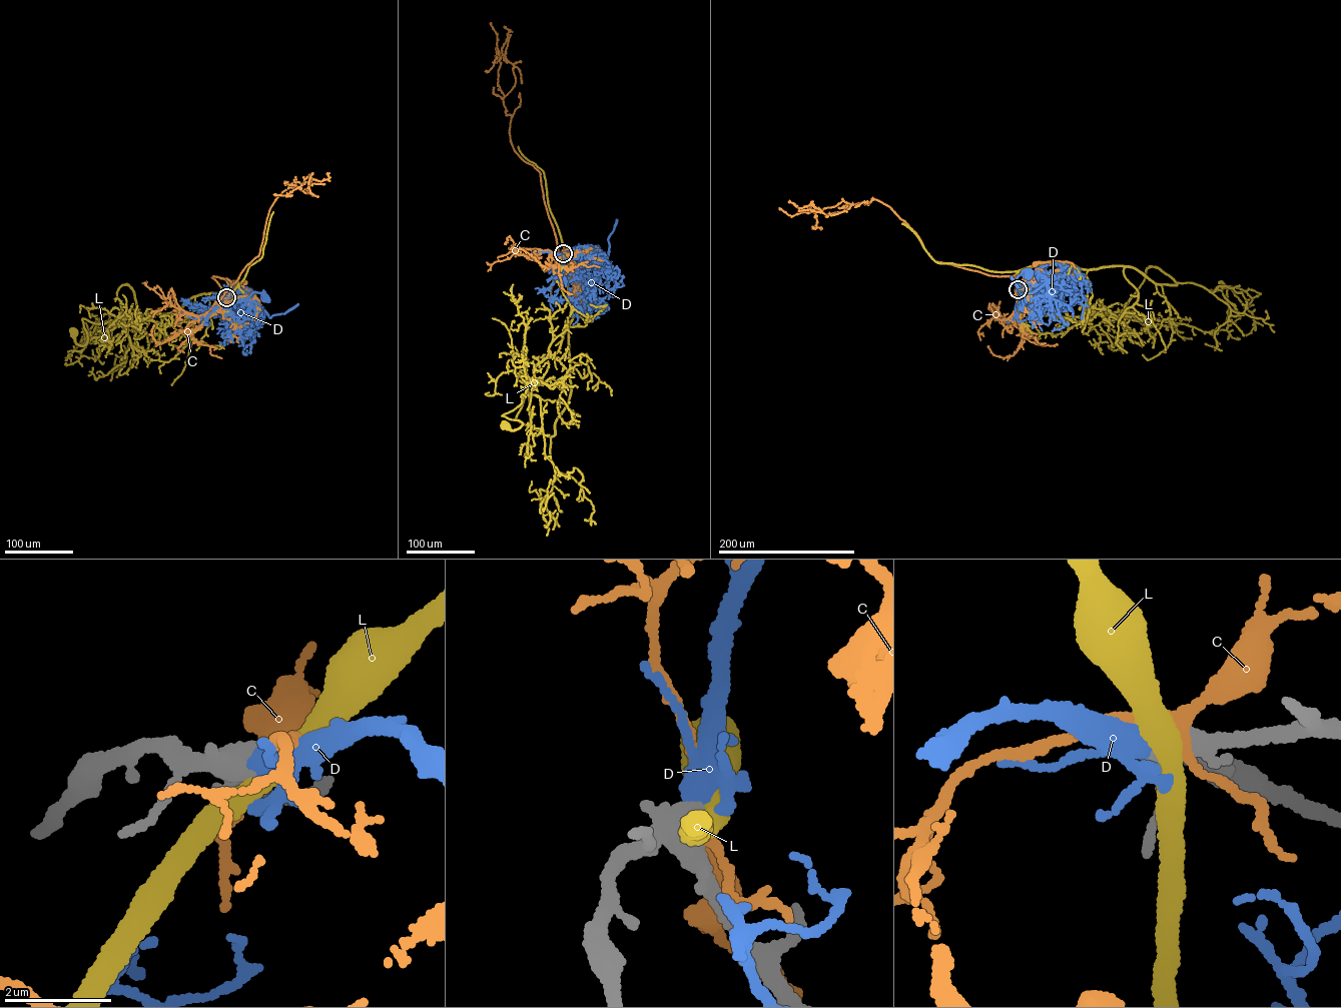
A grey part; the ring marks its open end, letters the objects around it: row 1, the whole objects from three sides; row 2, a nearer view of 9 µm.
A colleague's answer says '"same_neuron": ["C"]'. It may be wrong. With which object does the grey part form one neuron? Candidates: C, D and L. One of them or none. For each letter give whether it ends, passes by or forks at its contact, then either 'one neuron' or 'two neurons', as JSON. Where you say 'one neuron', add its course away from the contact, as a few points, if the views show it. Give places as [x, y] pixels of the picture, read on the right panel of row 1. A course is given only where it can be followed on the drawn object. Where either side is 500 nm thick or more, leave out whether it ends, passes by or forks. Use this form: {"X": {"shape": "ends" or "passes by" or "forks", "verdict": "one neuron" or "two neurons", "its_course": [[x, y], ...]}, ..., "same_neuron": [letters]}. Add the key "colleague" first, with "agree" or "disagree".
{"colleague": "disagree", "C": {"verdict": "two neurons"}, "D": {"shape": "forks", "verdict": "one neuron", "its_course": [[1018, 289], [1015, 289], [1019, 285], [1018, 277], [1024, 273], [1029, 275]]}, "L": {"verdict": "two neurons"}, "same_neuron": ["D"]}

